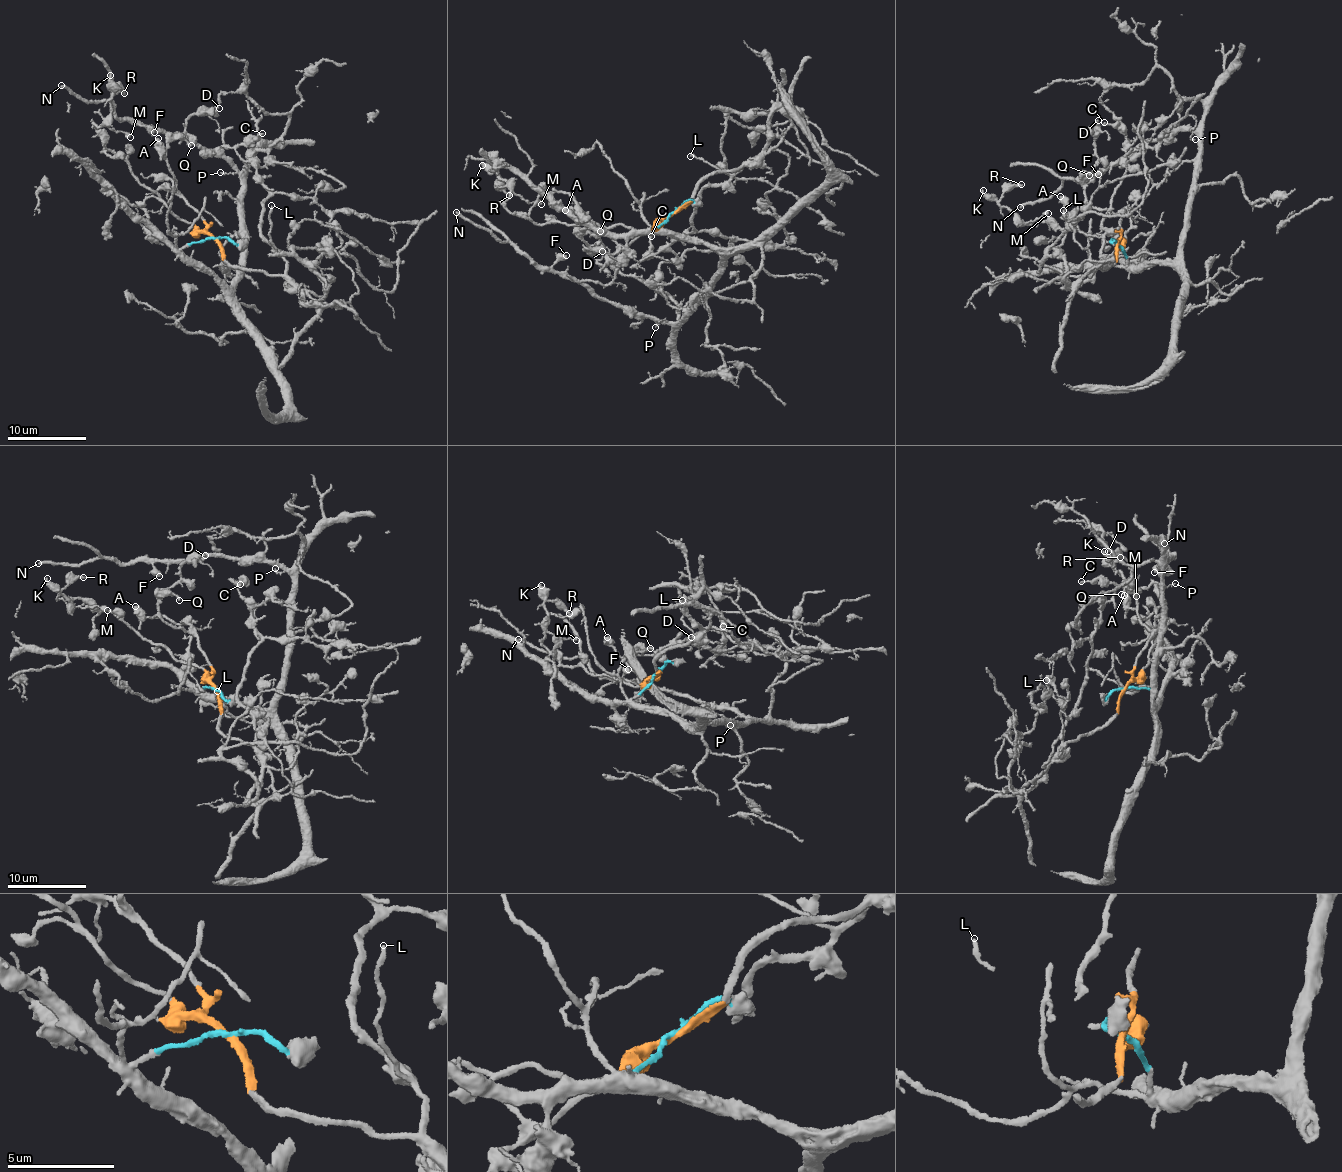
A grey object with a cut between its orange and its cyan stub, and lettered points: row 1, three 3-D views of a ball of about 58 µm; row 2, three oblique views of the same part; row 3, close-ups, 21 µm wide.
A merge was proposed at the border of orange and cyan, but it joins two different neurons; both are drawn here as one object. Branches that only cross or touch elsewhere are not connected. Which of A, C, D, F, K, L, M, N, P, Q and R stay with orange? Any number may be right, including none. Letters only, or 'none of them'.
A, C, D, K, L, M, Q, R

